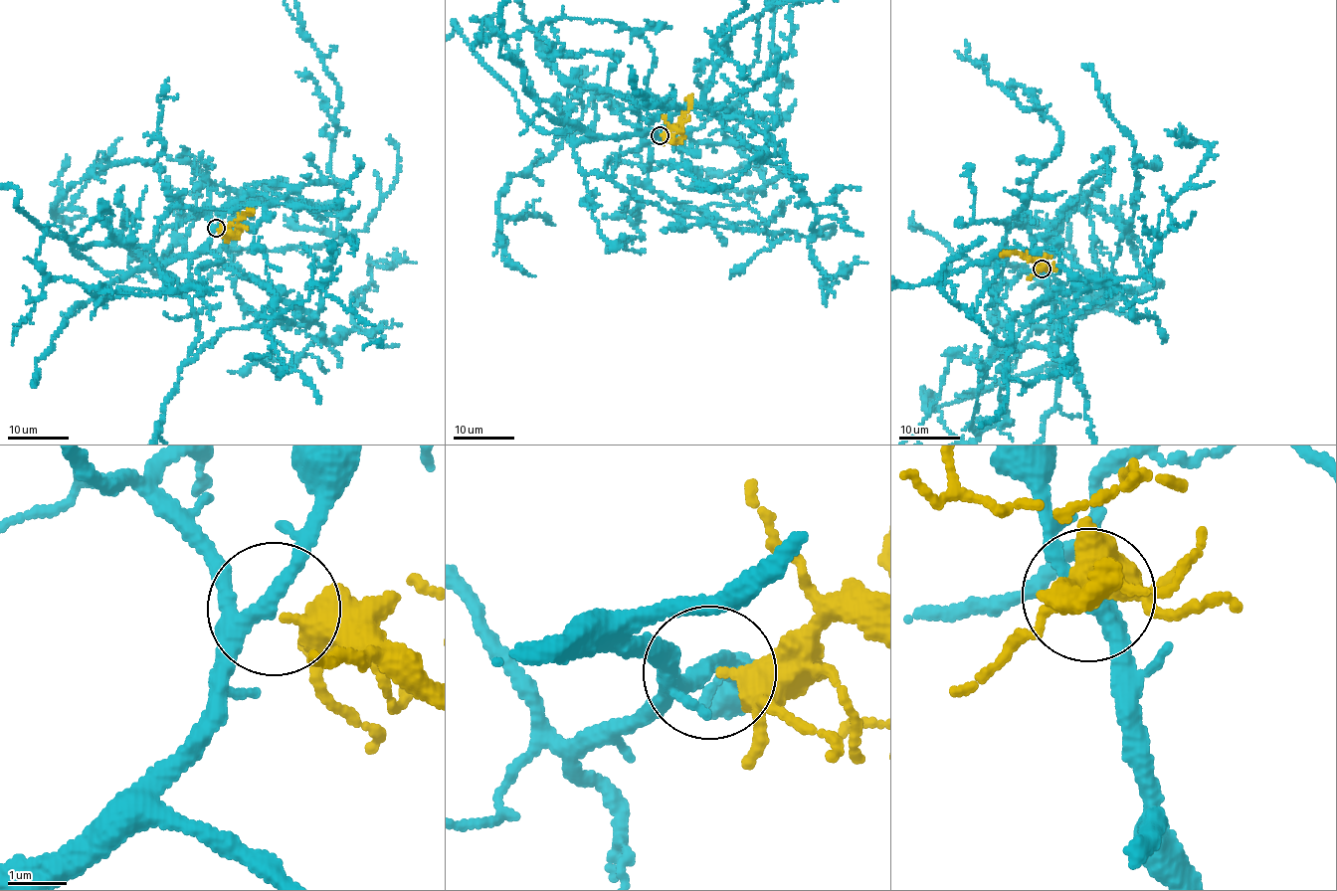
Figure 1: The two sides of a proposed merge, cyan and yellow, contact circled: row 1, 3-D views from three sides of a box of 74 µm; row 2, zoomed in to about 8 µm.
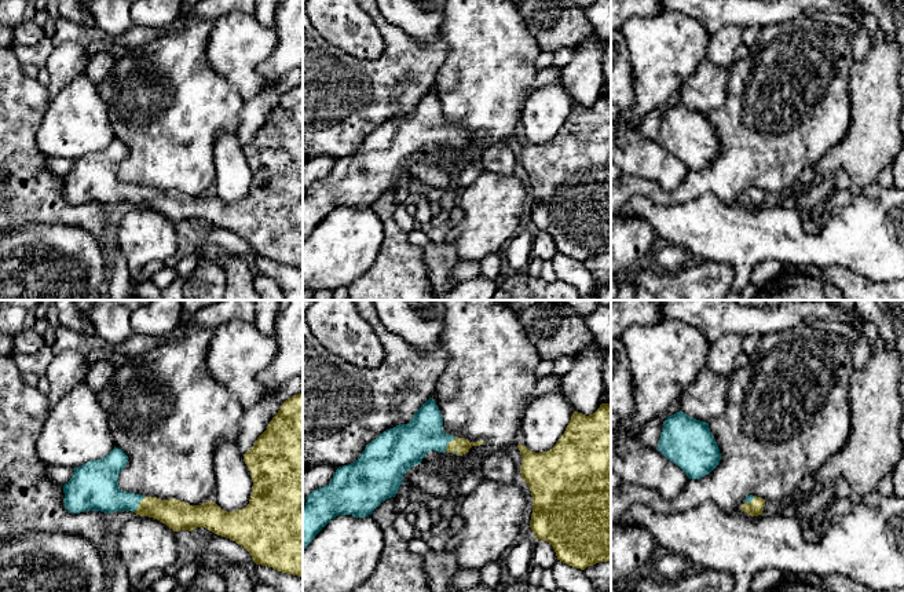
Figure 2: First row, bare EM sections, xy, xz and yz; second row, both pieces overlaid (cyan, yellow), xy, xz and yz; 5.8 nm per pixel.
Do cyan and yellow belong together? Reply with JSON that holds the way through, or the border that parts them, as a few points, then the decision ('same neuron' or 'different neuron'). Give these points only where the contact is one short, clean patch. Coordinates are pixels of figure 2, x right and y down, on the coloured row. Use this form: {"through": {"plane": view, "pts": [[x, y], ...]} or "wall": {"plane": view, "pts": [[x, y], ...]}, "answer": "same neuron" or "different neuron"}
{"through": {"plane": "xz", "pts": [[405, 445], [447, 444], [461, 445]]}, "answer": "same neuron"}

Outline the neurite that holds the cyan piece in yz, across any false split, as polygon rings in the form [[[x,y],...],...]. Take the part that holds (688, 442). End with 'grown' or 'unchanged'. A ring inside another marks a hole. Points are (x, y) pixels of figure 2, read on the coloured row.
[[[682,410],[663,421],[656,449],[678,465],[689,479],[700,479],[710,474],[721,460],[709,423],[692,419]]]; unchanged

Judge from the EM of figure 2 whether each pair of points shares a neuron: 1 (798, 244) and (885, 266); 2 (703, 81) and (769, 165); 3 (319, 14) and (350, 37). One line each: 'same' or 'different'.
1: same
2: different
3: same

